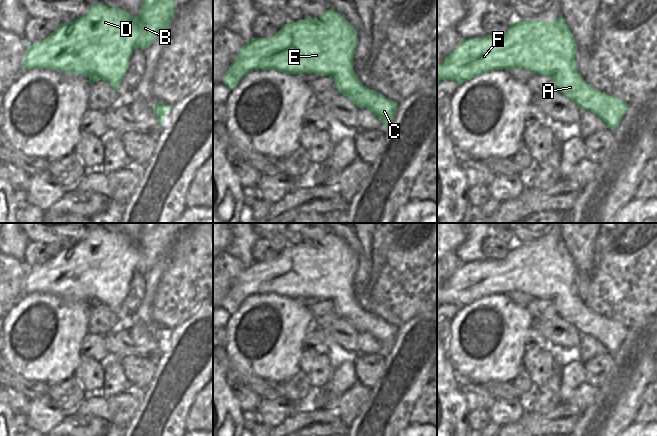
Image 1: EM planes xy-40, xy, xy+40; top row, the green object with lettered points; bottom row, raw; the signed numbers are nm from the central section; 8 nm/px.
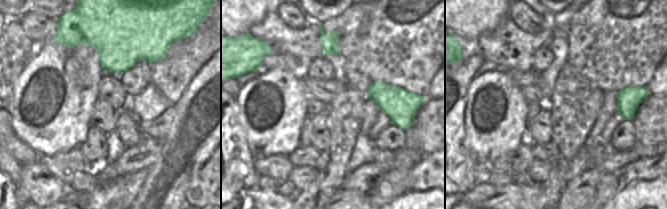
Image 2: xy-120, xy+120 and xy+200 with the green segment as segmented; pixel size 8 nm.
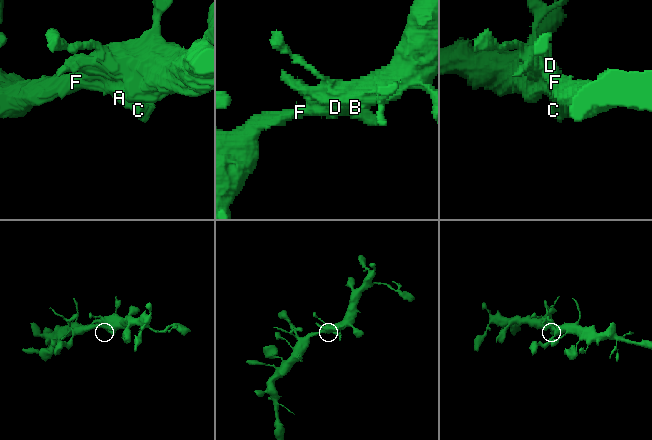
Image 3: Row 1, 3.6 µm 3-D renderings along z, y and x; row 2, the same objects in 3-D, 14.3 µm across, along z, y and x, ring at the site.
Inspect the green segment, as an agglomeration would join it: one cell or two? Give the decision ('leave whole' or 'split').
leave whole

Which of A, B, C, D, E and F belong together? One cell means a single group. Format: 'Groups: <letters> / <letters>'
Groups: A B C D E F.

